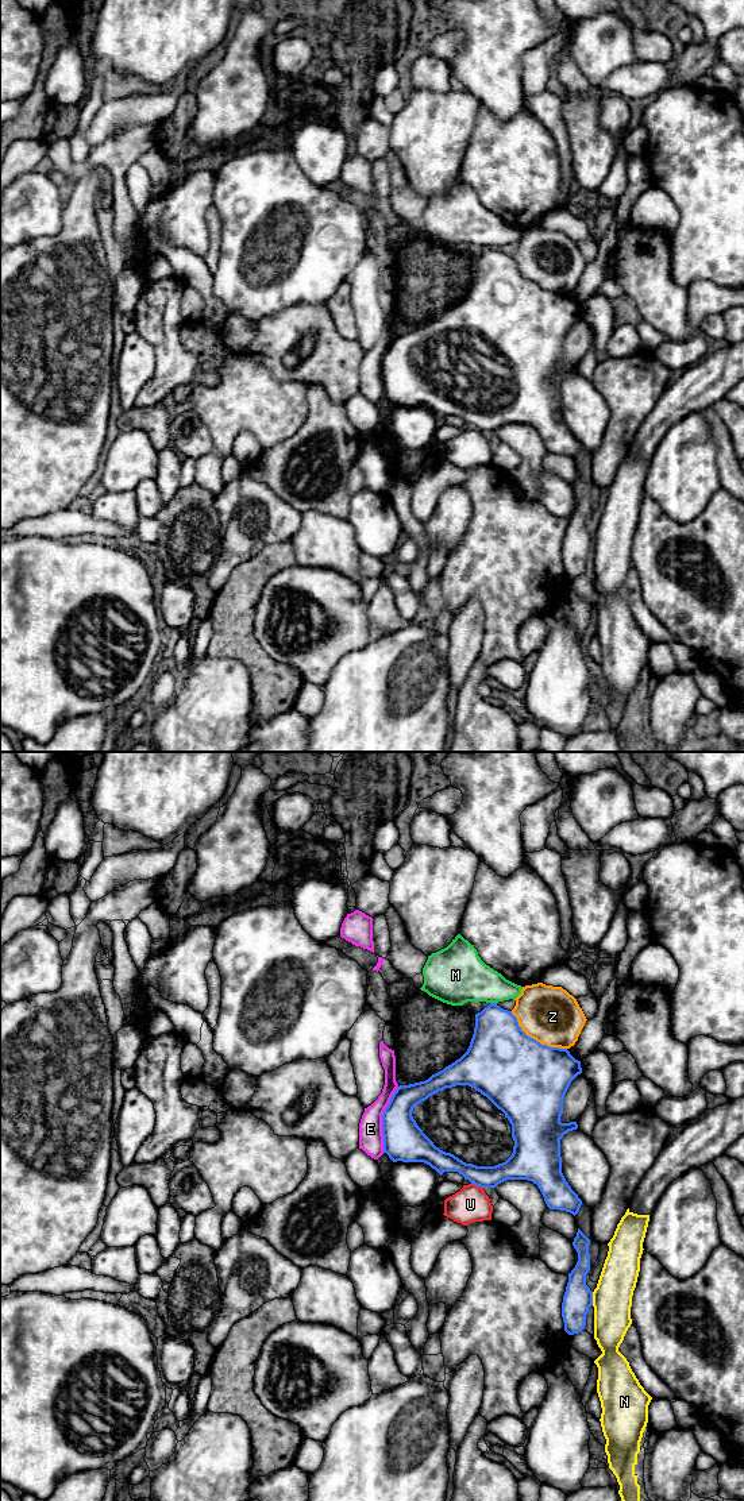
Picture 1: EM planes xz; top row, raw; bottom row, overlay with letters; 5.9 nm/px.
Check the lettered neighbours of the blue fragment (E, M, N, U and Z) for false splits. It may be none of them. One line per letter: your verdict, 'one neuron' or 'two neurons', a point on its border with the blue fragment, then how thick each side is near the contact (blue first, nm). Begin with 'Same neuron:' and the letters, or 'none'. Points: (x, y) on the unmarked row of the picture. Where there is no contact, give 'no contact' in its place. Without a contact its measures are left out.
Same neuron: none
E: two neurons; contact xz (382, 363); calibres 240 and 140 nm
M: two neurons; contact xz (493, 247); calibres 320 and 320 nm
N: two neurons; contact xz (592, 543); calibres 170 and 240 nm
U: two neurons; contact xz (477, 429); calibres 140 and 220 nm
Z: two neurons; contact xz (535, 284); calibres 460 and 340 nm

